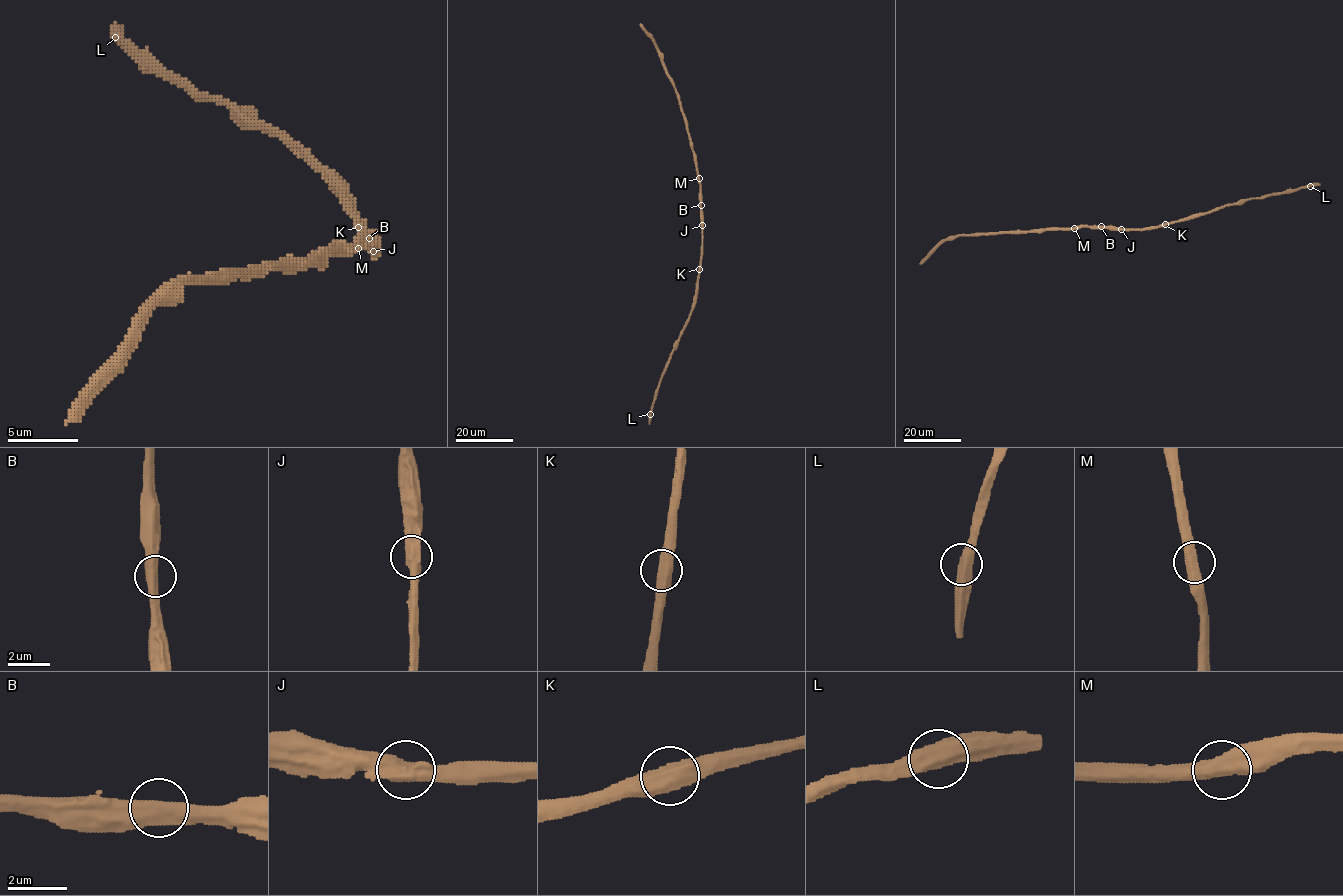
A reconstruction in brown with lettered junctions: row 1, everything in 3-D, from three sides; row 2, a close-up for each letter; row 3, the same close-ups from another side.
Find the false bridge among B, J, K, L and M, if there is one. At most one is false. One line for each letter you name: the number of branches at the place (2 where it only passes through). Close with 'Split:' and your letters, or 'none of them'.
Split: none of them

